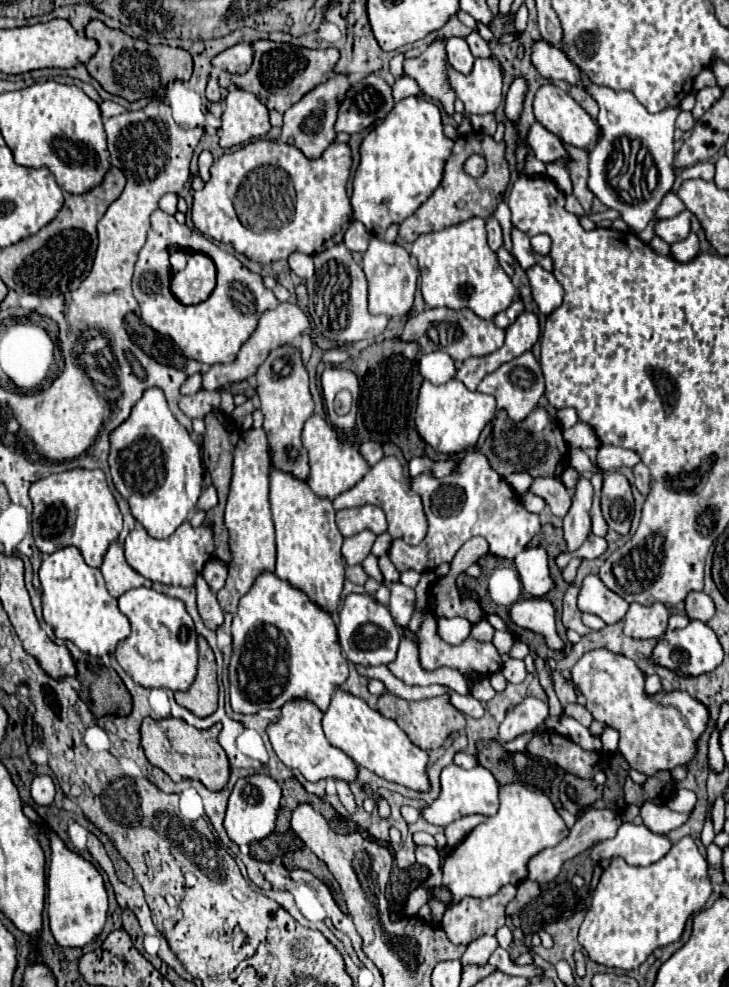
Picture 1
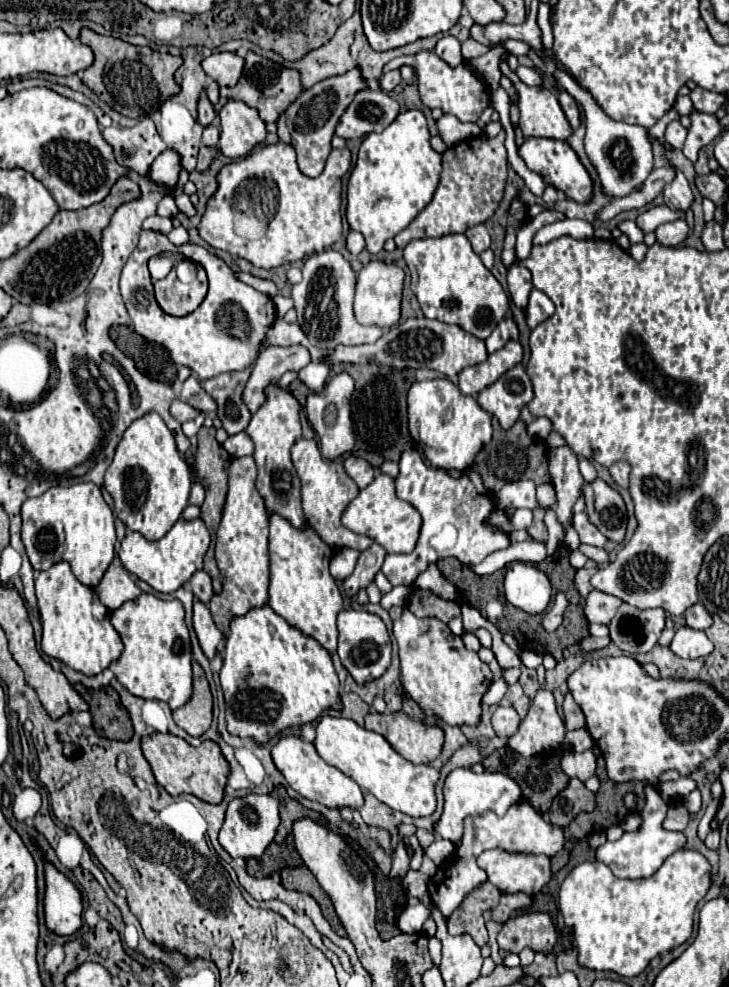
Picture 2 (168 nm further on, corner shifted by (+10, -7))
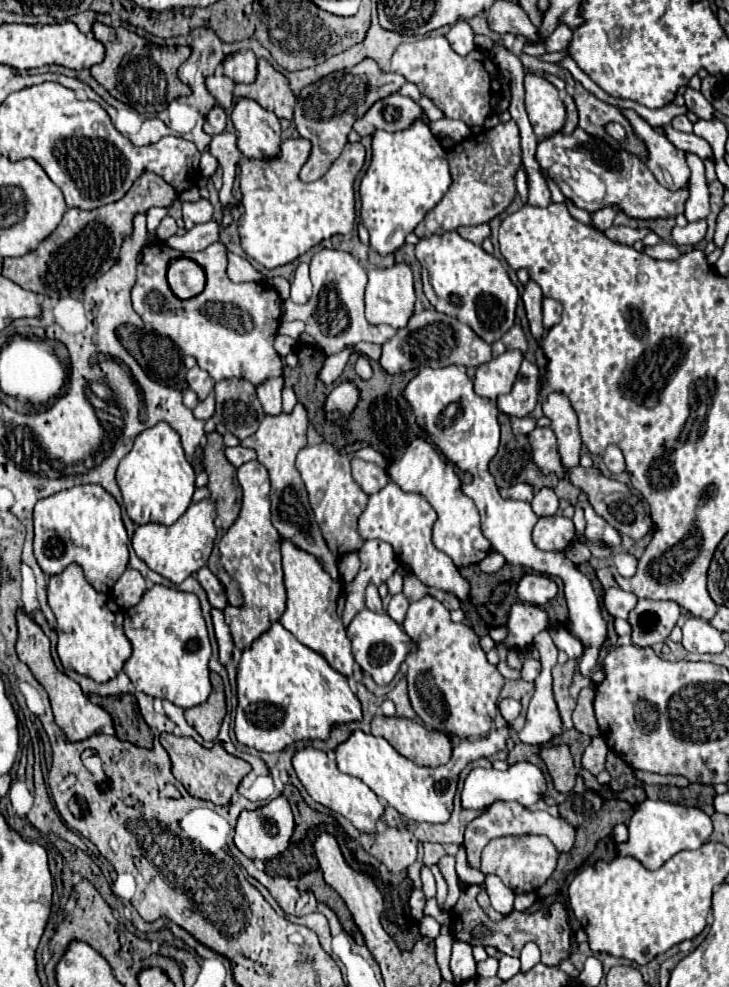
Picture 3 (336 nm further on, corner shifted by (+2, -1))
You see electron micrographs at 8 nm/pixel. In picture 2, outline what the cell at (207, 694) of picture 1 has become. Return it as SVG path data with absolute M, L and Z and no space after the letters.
M193 661L193 695L183 707L173 711L173 719L189 735L199 737L209 729L211 717L213 717L213 699L209 683L205 679L201 665Z

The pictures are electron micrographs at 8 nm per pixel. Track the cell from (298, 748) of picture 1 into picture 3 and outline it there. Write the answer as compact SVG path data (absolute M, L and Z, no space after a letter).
M303 747L303 749L295 751L295 755L293 755L293 769L295 769L299 781L303 783L303 787L307 789L307 793L317 803L329 807L335 813L341 813L363 833L375 831L375 823L383 815L383 803L379 801L379 797L373 793L371 787L367 787L363 781L359 781L359 777L341 773L335 765L333 753L325 753L325 751L313 749L313 747Z

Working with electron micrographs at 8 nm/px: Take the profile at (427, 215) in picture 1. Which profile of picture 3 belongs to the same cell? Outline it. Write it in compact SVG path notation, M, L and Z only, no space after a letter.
M515 121L499 123L495 129L487 129L483 133L475 133L469 139L453 145L447 151L447 161L451 167L451 189L445 197L427 213L427 217L415 227L415 235L419 239L431 237L435 233L455 231L463 225L481 225L489 223L493 217L503 213L507 205L515 197L515 181L513 175L521 165L521 145L519 145L519 129Z

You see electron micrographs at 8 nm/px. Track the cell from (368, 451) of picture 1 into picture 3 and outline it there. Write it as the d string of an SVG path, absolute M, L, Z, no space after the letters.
M359 457L351 459L351 473L353 473L353 479L361 485L361 489L367 495L377 493L379 489L383 489L389 483L389 477L381 467L377 467L375 463L363 461Z

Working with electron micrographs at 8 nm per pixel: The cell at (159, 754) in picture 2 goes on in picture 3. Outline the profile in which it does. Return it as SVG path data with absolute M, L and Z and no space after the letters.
M163 733L159 737L159 743L169 753L173 763L173 775L181 785L187 789L189 795L213 801L215 805L227 805L231 801L231 795L237 791L239 781L251 771L251 765L235 755L229 755L219 743L215 743L211 749L205 749L191 737L177 737L173 733Z

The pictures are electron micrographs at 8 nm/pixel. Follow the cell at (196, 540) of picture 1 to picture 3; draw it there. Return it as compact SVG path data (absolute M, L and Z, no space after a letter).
M203 499L199 503L191 503L189 509L171 527L157 523L147 523L137 527L131 545L137 557L145 561L149 569L153 569L155 573L163 575L165 579L177 585L183 583L189 575L197 573L207 563L217 537L217 527L213 521L215 521L215 507L209 499Z

